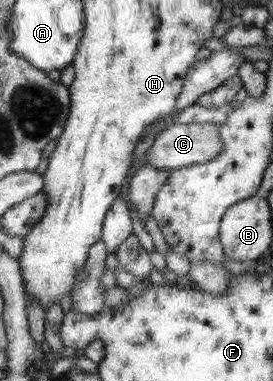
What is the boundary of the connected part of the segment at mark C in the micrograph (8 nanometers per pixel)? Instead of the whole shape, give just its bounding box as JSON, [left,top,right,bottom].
[147,122,222,170]

